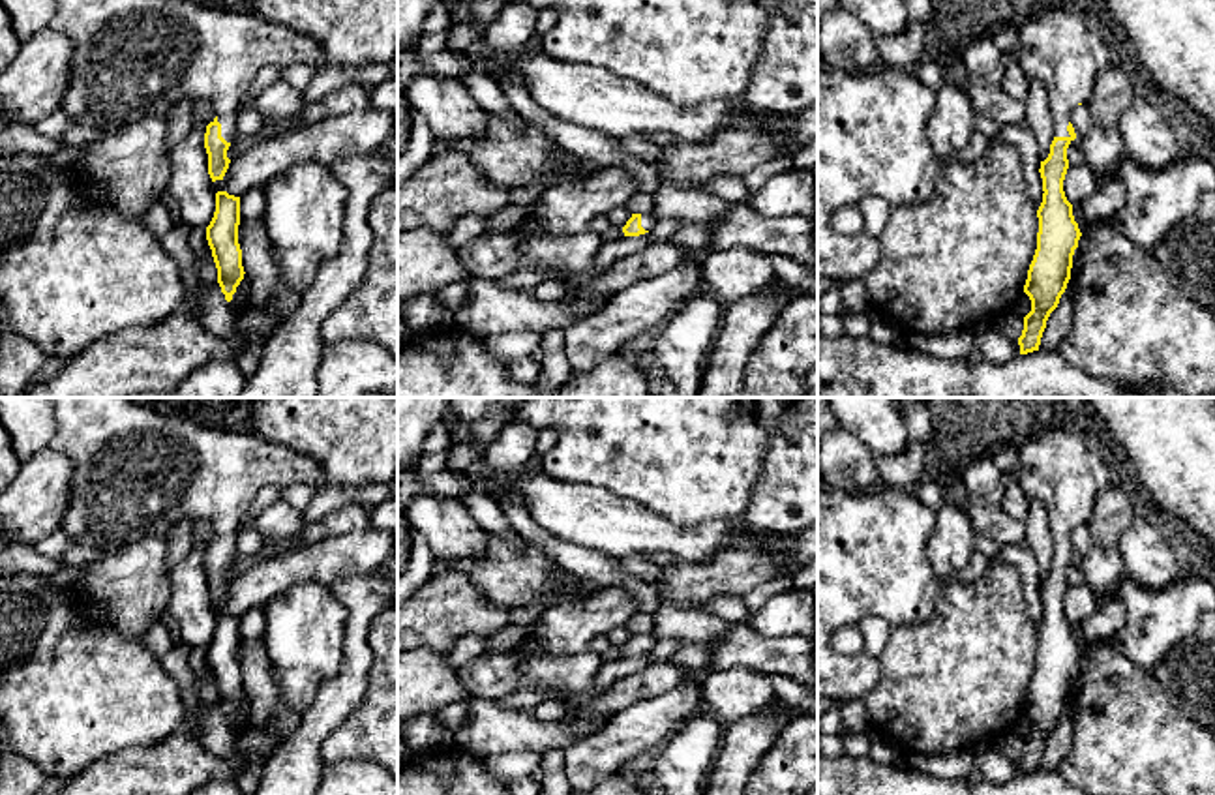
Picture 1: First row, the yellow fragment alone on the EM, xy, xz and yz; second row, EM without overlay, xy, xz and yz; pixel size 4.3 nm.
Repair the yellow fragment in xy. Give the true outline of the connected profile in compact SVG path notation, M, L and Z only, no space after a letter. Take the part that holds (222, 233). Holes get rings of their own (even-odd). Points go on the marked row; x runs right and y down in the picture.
M227 191L216 193L216 212L206 227L206 240L218 268L218 283L225 300L231 302L244 279L242 249L238 244L240 197Z

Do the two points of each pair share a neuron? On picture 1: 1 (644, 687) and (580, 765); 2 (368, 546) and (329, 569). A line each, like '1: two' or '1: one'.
1: two
2: one

